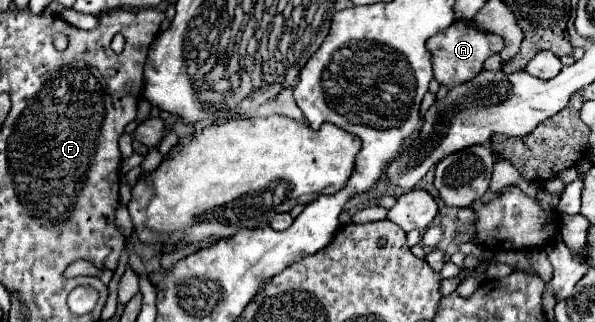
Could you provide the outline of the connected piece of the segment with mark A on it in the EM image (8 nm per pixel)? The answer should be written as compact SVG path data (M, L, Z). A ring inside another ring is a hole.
M457 20L443 32L431 36L427 40L427 48L433 52L433 74L439 84L445 84L447 88L453 88L455 84L467 82L473 76L477 76L483 70L483 62L491 56L503 50L503 38L495 34L481 32L473 26L471 20Z

